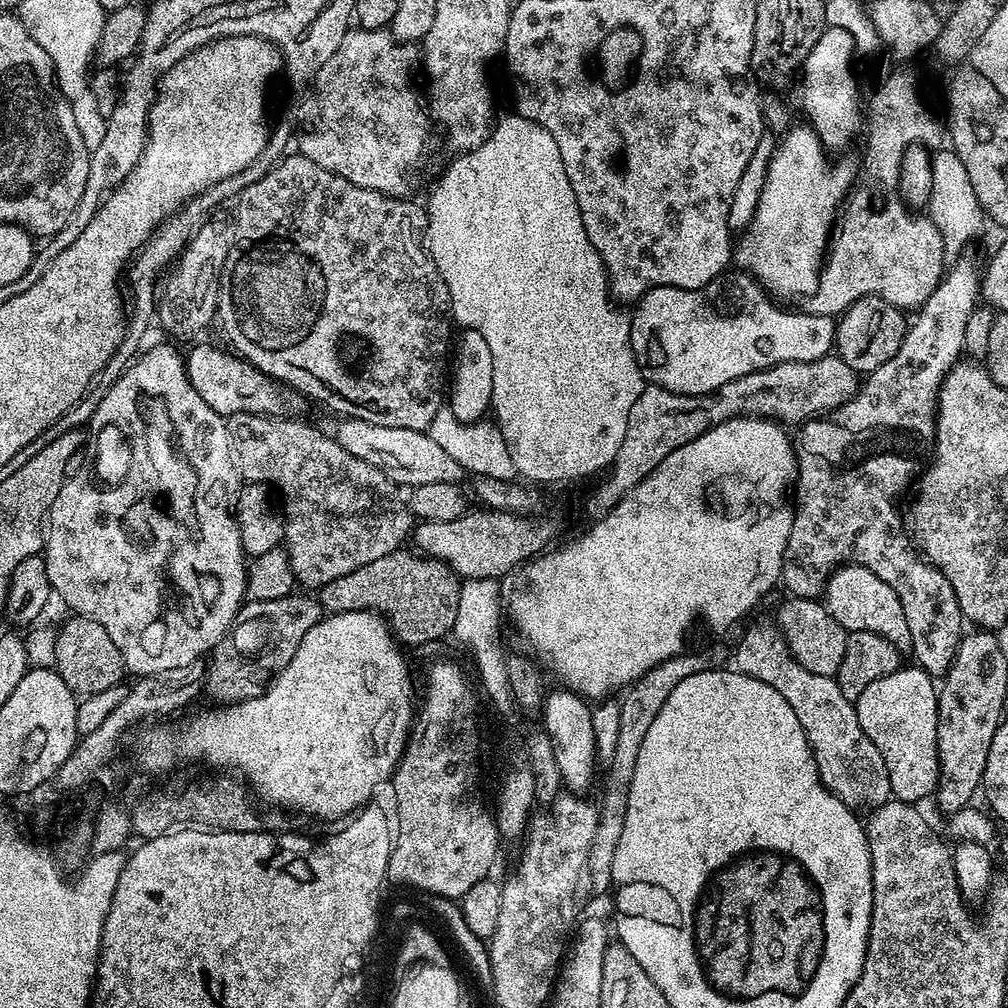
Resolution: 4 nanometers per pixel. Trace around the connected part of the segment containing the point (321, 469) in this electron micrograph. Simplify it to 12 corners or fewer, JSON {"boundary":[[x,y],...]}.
{"boundary":[[227,417],[244,482],[282,497],[297,585],[397,551],[401,489],[331,435]]}

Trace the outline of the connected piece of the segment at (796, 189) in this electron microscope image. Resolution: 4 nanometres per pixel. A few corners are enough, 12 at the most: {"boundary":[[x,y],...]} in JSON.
{"boundary":[[810,126],[770,158],[734,260],[813,296],[856,168]]}

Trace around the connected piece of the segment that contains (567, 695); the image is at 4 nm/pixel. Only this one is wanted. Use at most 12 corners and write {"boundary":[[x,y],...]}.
{"boundary":[[557,687],[542,731],[563,787],[584,794],[596,776],[587,699]]}

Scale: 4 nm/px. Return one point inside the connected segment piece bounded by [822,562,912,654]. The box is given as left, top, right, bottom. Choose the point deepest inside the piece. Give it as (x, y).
(859, 600)

